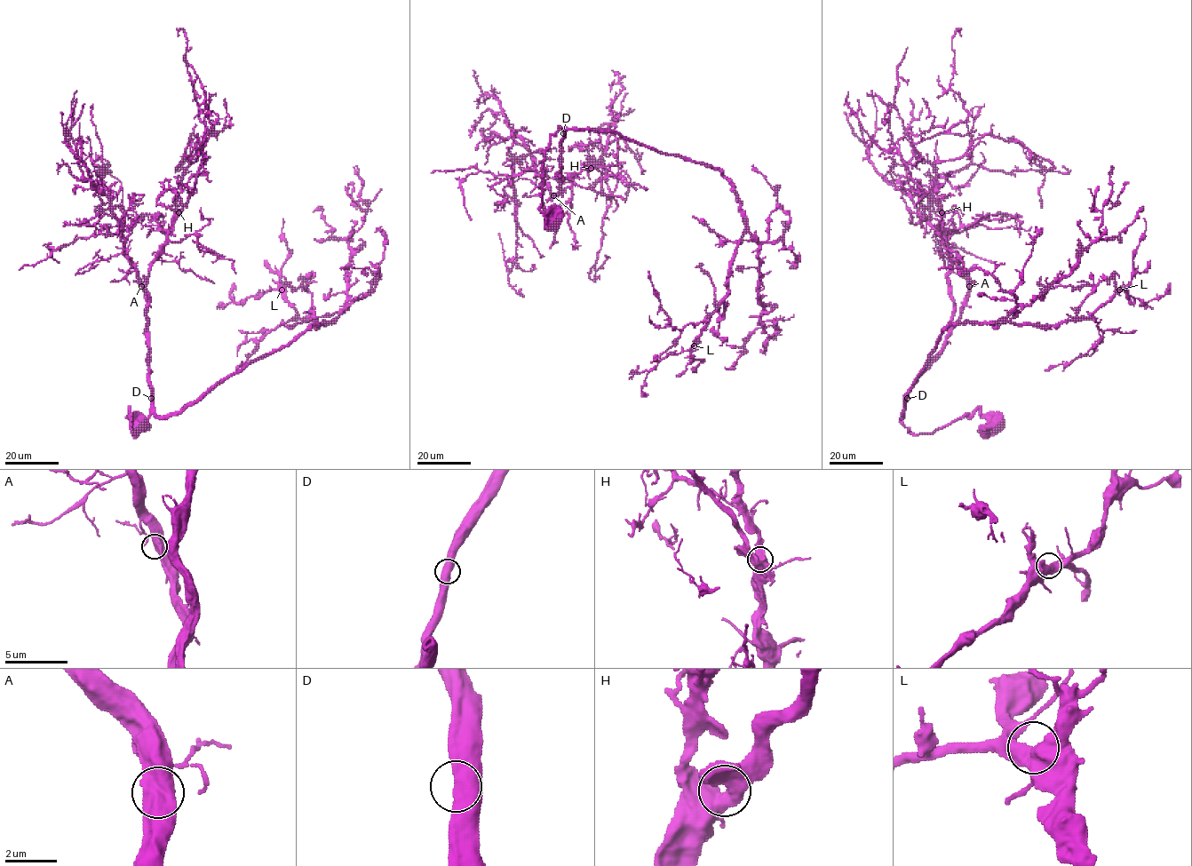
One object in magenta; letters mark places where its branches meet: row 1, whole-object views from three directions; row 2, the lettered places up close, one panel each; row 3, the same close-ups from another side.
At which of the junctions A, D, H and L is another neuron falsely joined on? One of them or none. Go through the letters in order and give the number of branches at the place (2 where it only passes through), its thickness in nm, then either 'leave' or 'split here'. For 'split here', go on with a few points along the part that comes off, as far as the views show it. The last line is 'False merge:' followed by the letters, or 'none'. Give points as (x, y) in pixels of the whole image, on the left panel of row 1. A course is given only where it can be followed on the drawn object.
A: 2 branches meet; 650 nm thick; leave
D: 2 branches meet; 600 nm thick; leave
H: 2 branches meet; 600 nm thick; leave
L: 2 branches meet; 600 nm thick; leave
False merge: none

